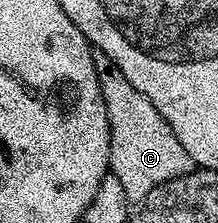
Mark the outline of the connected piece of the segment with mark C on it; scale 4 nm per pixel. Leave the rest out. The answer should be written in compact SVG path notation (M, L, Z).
M92 49L91 55L109 116L110 173L121 180L127 199L132 204L141 204L149 196L149 192L153 192L153 188L195 171L195 161L191 159L189 152L185 152L181 140L173 136L173 128L169 128L165 116L161 116L161 112L157 112L153 104L149 104L149 96L137 92L137 88L133 88L133 84L125 80L121 68L117 68L117 64L113 64L113 60L109 60L103 50Z

